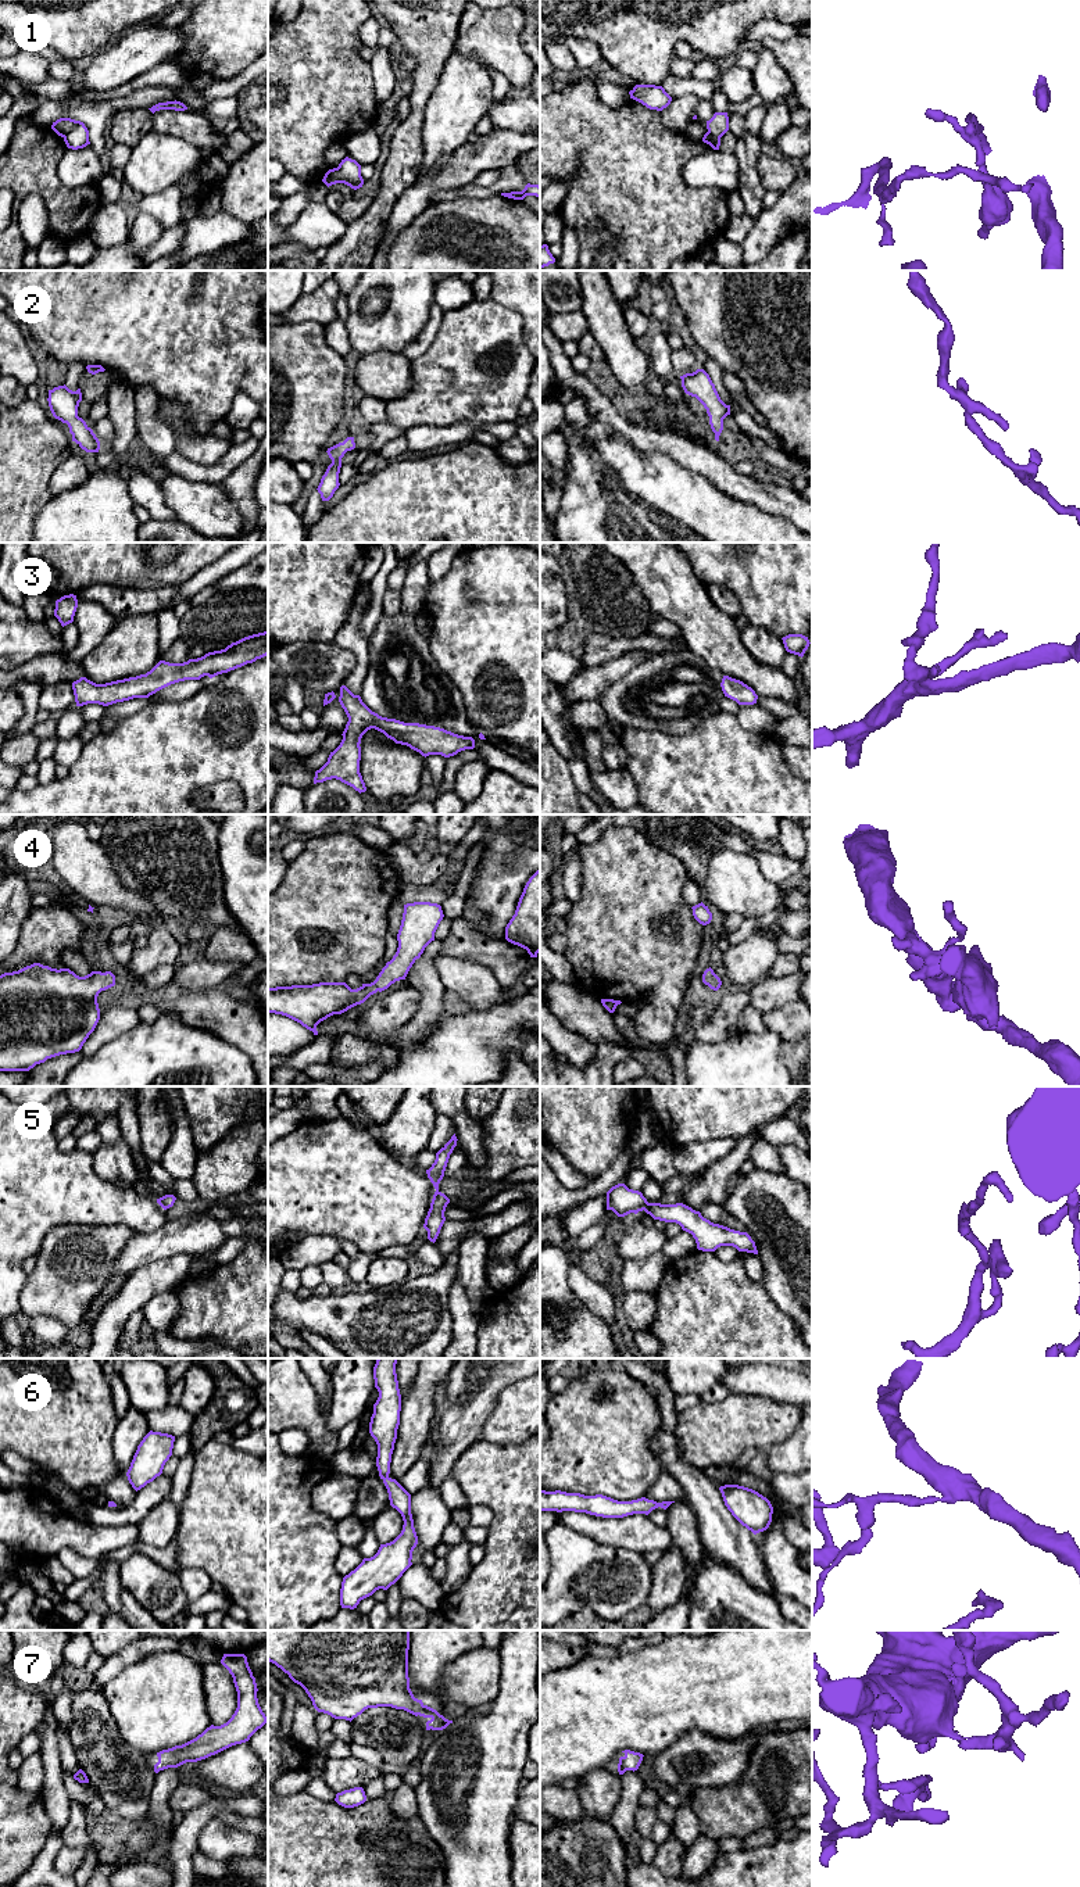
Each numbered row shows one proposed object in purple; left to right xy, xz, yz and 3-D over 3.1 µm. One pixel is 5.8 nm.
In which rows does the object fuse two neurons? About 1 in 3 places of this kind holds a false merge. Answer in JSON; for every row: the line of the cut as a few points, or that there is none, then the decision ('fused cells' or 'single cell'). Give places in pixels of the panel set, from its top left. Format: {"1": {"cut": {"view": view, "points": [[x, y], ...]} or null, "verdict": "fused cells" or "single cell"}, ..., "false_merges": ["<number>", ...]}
{"1": {"cut": null, "verdict": "single cell"}, "2": {"cut": null, "verdict": "single cell"}, "3": {"cut": null, "verdict": "single cell"}, "4": {"cut": null, "verdict": "single cell"}, "5": {"cut": null, "verdict": "single cell"}, "6": {"cut": null, "verdict": "single cell"}, "7": {"cut": null, "verdict": "single cell"}, "false_merges": []}

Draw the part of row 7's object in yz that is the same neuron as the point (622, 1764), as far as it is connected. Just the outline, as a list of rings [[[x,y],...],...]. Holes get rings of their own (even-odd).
[[[625,1750],[622,1752],[625,1755],[619,1758],[619,1764],[618,1764],[619,1775],[623,1775],[626,1770],[633,1770],[633,1772],[637,1770],[644,1755],[630,1750]]]

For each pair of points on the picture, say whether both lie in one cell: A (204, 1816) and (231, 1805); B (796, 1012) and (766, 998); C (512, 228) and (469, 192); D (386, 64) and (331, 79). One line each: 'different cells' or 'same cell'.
A: same cell
B: different cells
C: different cells
D: different cells

